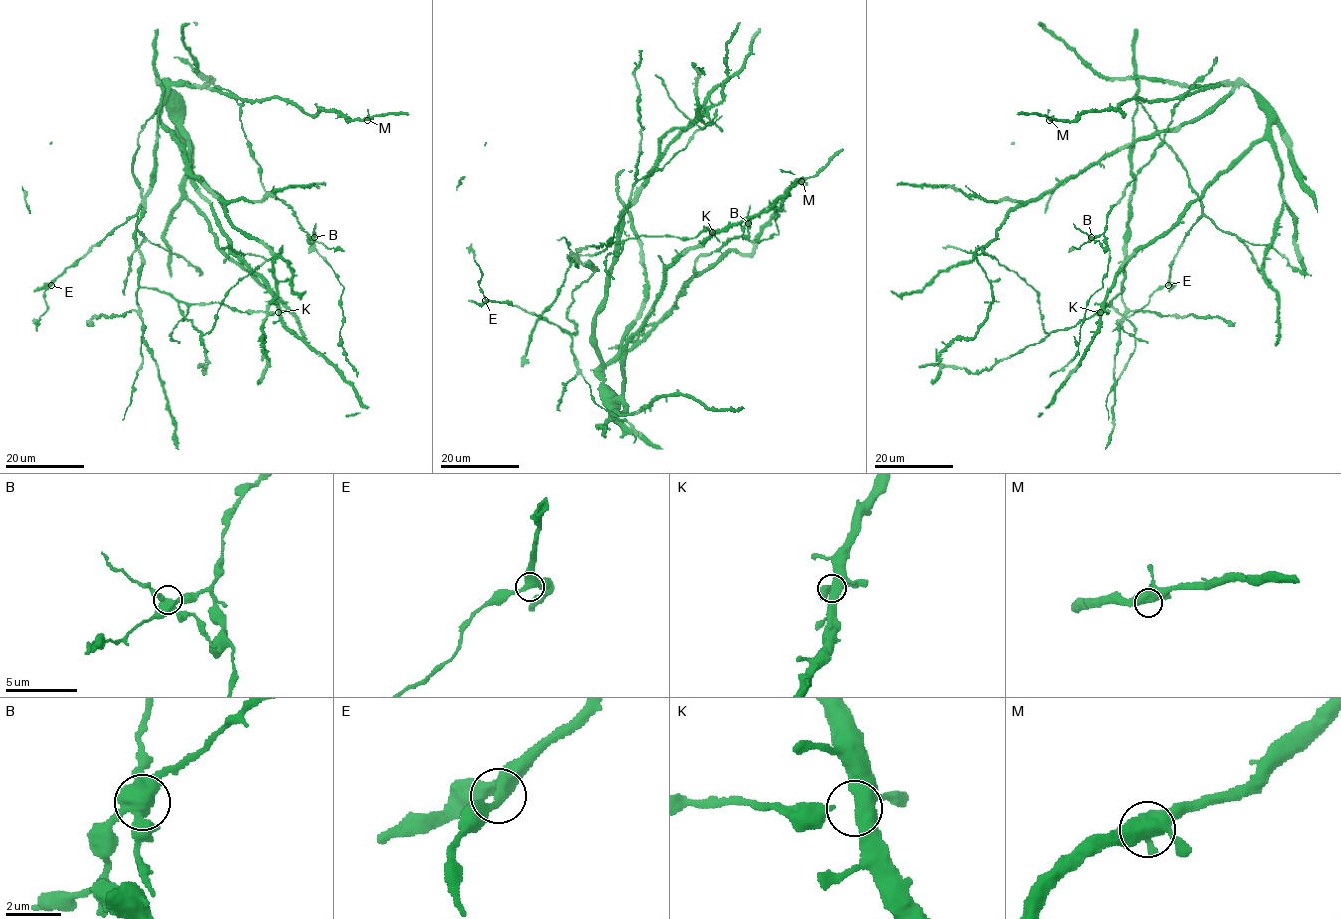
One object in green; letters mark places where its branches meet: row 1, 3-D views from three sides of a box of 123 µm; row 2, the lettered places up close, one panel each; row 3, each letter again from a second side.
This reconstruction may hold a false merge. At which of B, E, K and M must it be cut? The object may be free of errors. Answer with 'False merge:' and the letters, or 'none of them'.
False merge: B

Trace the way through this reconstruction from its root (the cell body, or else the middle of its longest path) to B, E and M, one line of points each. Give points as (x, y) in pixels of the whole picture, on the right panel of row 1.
B: (1106, 294), (1124, 264), (1264, 136), (1263, 100), (1244, 82), (1187, 93), (1106, 229), (1091, 237)
E: (1106, 294), (1099, 312), (1124, 289), (1139, 103), (1184, 168), (1202, 213), (1173, 259), (1168, 285)
M: (1106, 294), (1264, 136), (1266, 109), (1244, 82), (1222, 82), (1128, 98), (1123, 114), (1049, 120)

